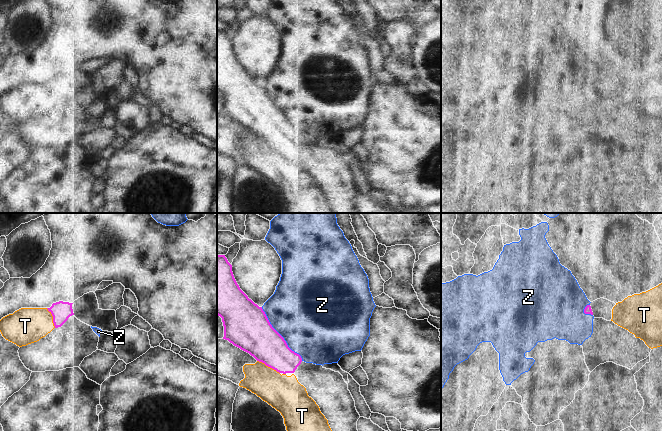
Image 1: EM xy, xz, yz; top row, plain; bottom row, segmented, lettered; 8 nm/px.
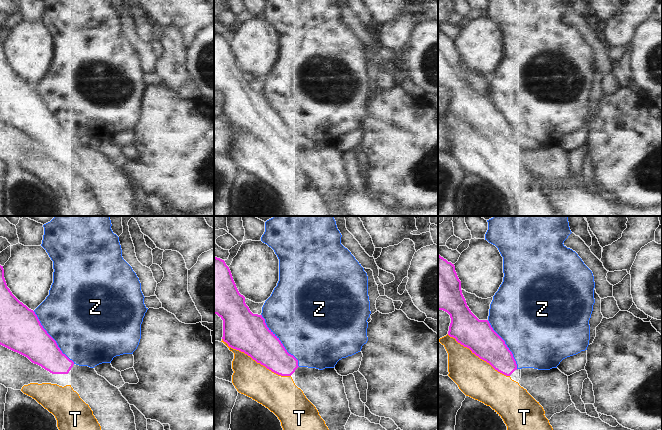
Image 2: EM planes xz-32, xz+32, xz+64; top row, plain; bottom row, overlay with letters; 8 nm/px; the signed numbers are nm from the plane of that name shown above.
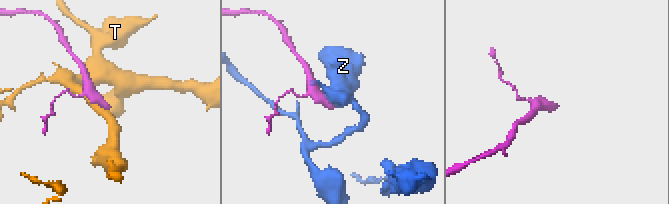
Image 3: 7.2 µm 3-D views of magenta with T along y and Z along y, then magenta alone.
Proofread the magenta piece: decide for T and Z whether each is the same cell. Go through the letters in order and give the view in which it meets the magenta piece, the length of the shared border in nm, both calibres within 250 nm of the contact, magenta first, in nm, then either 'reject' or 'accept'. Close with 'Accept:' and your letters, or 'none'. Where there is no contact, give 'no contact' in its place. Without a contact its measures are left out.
T: xz | 220 nm | 300/280 nm | reject
Z: xz | 550 nm | 340/500 nm | reject
Accept: none

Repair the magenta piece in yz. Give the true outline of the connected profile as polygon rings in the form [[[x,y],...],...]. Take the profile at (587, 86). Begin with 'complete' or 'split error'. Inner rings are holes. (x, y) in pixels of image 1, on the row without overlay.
split error | [[[600,74],[587,81],[584,85],[584,89],[591,90],[594,94],[603,94],[607,97],[611,97],[612,85],[615,81],[614,78]]]

